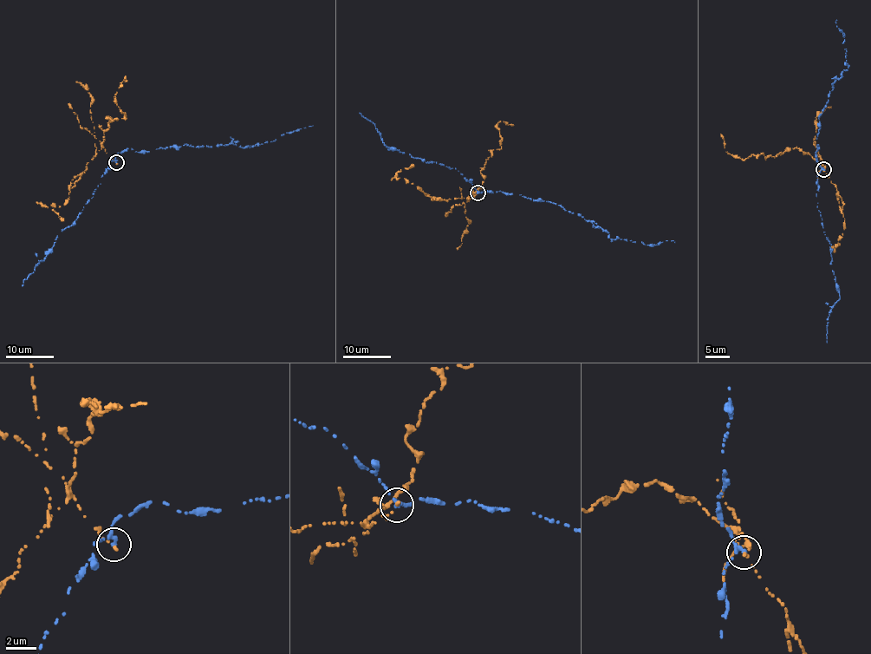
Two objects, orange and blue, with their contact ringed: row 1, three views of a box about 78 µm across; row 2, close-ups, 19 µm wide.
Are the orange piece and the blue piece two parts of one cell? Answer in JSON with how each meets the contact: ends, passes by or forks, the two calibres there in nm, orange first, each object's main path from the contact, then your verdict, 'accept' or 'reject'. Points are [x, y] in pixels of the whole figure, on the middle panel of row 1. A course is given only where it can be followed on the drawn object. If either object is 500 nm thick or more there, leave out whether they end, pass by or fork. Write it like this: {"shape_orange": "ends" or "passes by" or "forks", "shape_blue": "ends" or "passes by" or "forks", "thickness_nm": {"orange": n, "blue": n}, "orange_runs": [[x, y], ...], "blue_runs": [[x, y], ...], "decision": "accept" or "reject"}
{"shape_orange": "ends", "shape_blue": "passes by", "thickness_nm": {"orange": 200, "blue": 240}, "orange_runs": [[477, 192], [468, 199], [481, 188], [484, 179], [480, 171], [487, 160], [502, 147], [497, 122], [513, 125]], "blue_runs": [[477, 192], [500, 191], [561, 205], [593, 221], [610, 238], [647, 245], [674, 242]], "decision": "reject"}

